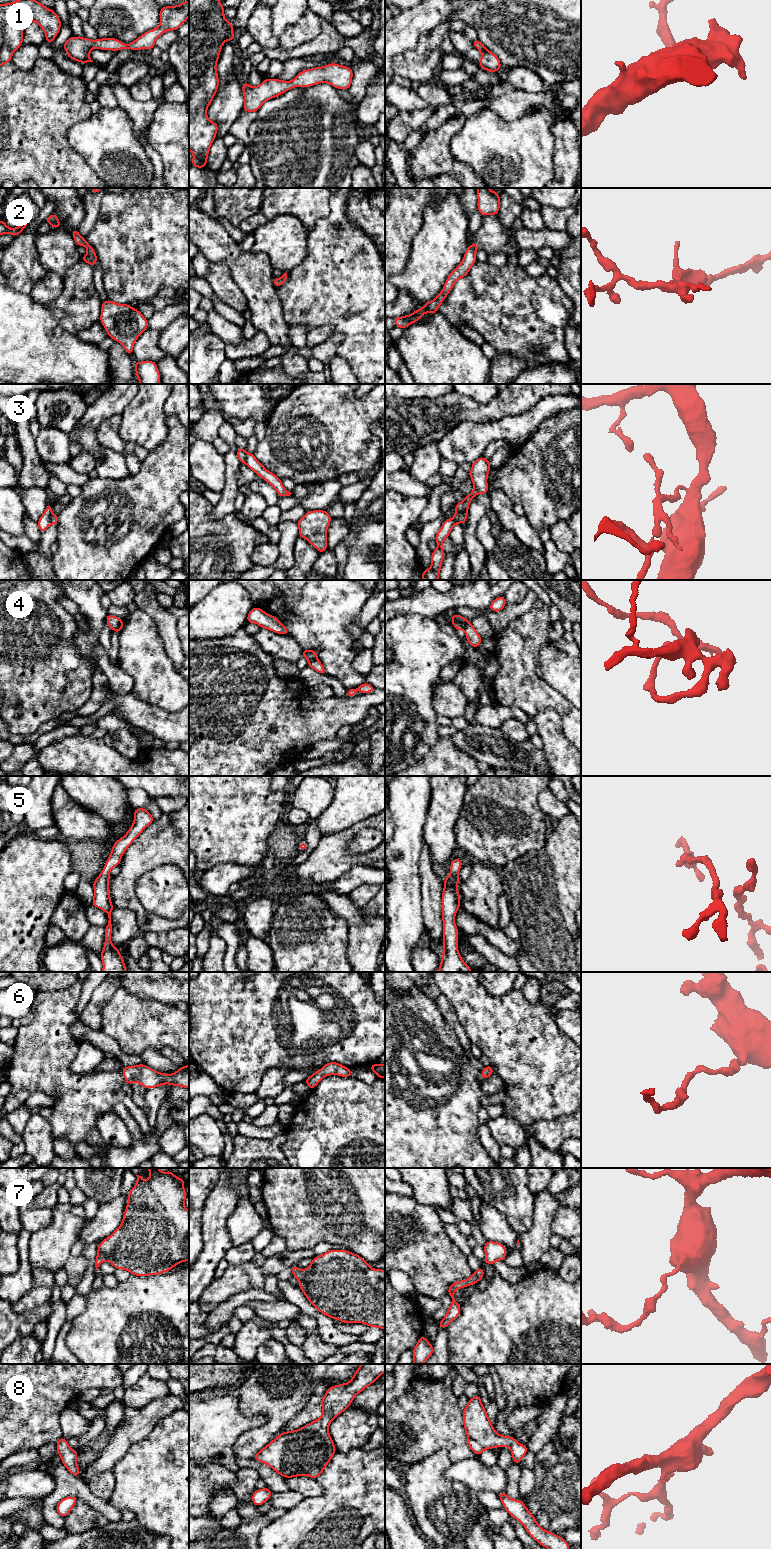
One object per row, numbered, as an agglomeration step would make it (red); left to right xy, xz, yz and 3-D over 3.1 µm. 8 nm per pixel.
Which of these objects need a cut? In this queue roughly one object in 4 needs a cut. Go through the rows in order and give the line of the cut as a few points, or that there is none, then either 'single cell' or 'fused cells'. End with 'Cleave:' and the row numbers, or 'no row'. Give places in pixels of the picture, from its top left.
1: no cut | single cell
2: no cut | single cell
3: yz (466, 510), (454, 516) | fused cells
4: xz (317, 657), (308, 662) | fused cells
5: no cut | single cell
6: no cut | single cell
7: no cut | single cell
8: no cut | single cell
Cleave: 3, 4

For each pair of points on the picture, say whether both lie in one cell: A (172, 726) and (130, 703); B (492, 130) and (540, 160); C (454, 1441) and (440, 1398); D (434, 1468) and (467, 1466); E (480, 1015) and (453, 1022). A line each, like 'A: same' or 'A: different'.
A: same
B: same
C: same
D: different
E: different

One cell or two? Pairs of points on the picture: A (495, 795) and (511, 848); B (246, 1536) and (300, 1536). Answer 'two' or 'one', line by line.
A: one
B: two

